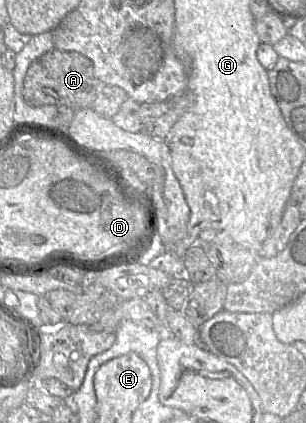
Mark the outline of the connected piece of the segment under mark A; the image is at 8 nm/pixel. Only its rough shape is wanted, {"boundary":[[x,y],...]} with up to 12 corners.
{"boundary":[[56,48],[27,69],[30,106],[92,108],[92,61]]}

